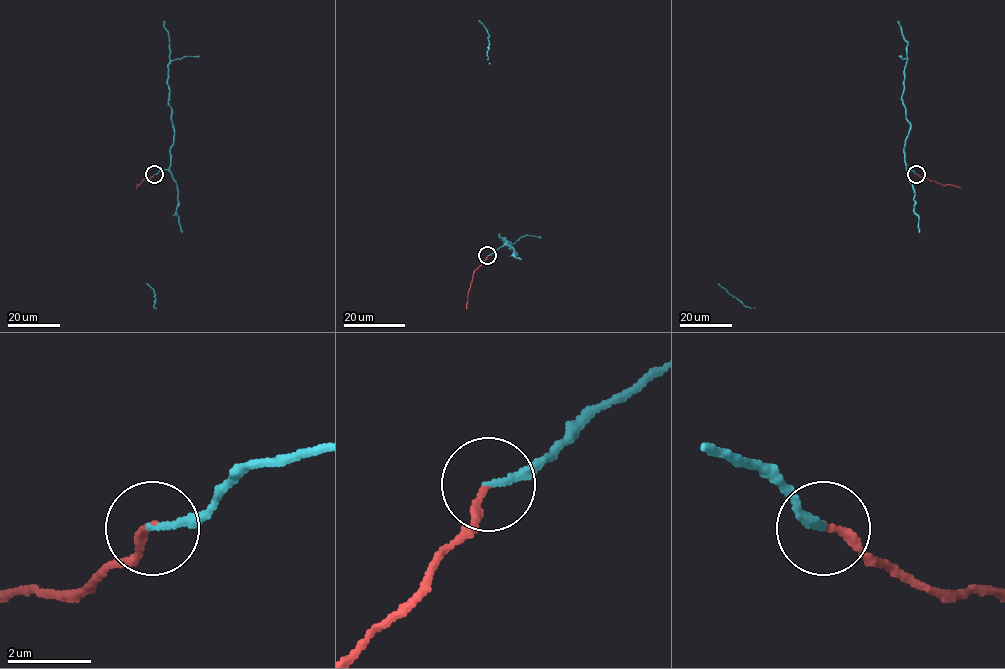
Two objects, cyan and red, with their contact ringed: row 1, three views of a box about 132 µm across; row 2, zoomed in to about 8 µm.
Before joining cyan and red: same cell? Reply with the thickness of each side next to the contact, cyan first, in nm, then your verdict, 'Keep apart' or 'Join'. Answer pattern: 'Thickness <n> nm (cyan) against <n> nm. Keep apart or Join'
Thickness 160 nm (cyan) against 190 nm. Join

